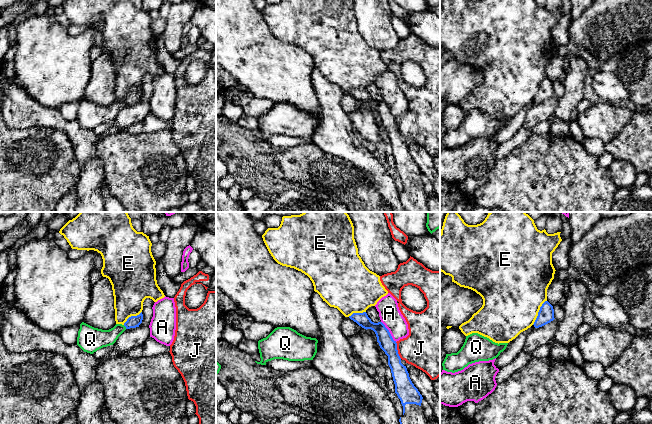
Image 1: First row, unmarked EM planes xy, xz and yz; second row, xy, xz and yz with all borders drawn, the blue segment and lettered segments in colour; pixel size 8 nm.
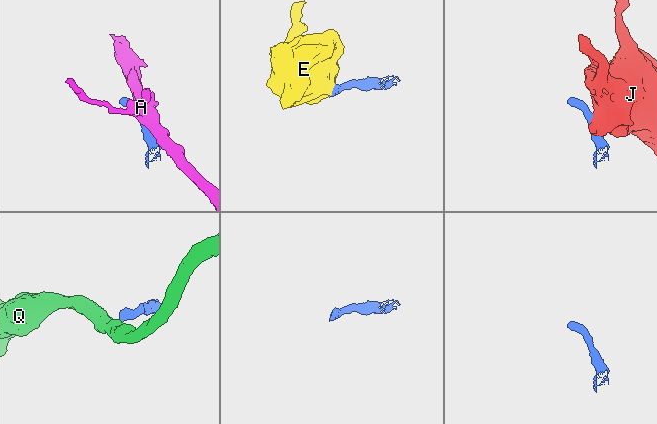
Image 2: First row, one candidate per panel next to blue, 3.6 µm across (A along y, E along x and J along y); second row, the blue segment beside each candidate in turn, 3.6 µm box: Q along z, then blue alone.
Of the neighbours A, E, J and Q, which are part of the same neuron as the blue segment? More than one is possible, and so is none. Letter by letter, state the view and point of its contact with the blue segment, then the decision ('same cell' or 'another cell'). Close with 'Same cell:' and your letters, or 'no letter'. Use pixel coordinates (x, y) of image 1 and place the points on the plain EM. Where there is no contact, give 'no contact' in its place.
A: contact xz (389, 108); another cell
E: contact yz (538, 88); another cell
J: contact xz (397, 126); another cell
Q: contact xy (125, 102); another cell
Same cell: no letter

